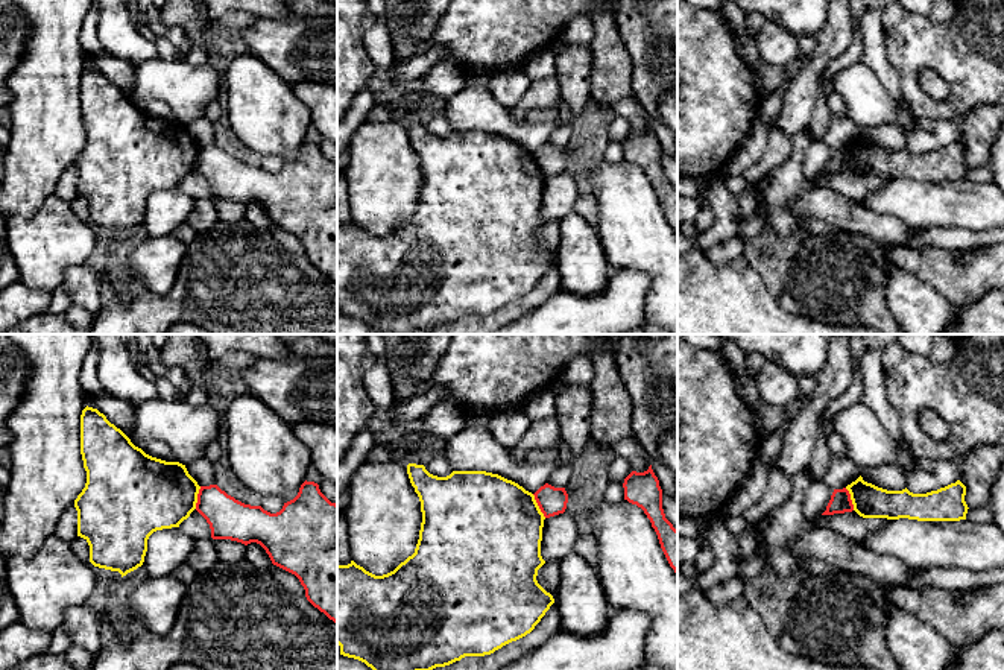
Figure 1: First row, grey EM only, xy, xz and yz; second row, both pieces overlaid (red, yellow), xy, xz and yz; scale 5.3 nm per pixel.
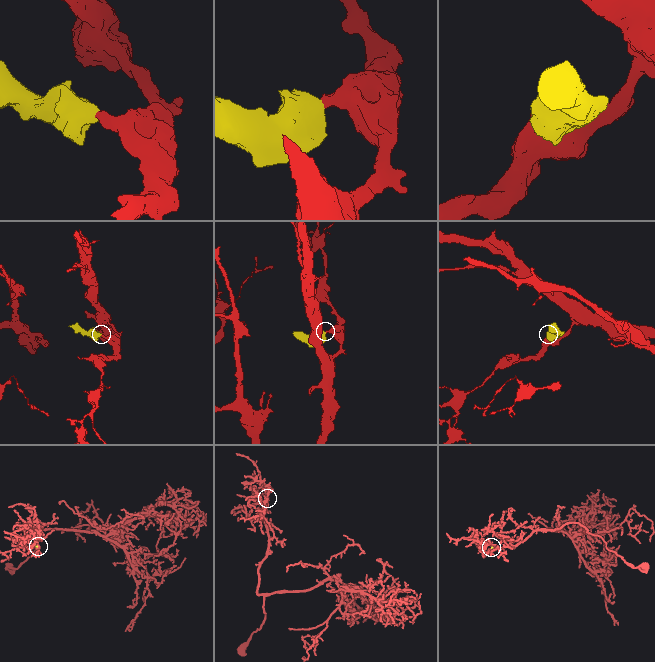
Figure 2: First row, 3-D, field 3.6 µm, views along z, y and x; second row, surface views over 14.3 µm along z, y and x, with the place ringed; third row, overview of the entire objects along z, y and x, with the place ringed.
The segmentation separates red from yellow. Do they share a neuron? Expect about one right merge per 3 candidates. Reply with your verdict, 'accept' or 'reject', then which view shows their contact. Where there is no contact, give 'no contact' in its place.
reject | xz

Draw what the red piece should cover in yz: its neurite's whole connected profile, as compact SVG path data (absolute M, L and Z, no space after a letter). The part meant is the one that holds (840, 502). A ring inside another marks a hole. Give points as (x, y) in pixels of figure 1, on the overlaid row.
M843 488L843 489L834 489L831 500L826 506L826 510L822 515L845 514L852 510L854 504L851 500L851 494L846 488Z

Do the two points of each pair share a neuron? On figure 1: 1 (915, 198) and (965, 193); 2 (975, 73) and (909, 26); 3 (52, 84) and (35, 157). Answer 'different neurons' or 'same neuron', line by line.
1: same neuron
2: same neuron
3: same neuron

